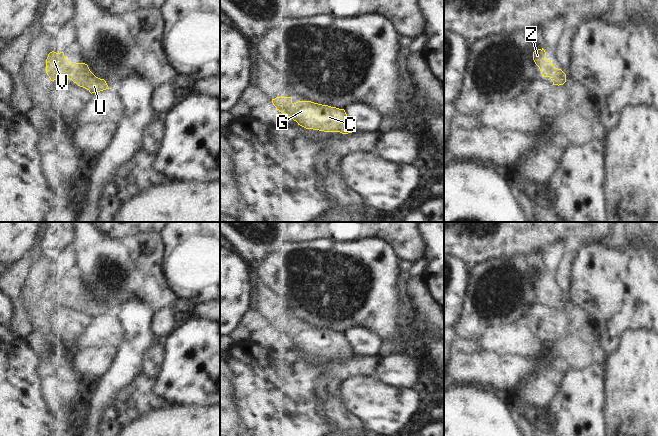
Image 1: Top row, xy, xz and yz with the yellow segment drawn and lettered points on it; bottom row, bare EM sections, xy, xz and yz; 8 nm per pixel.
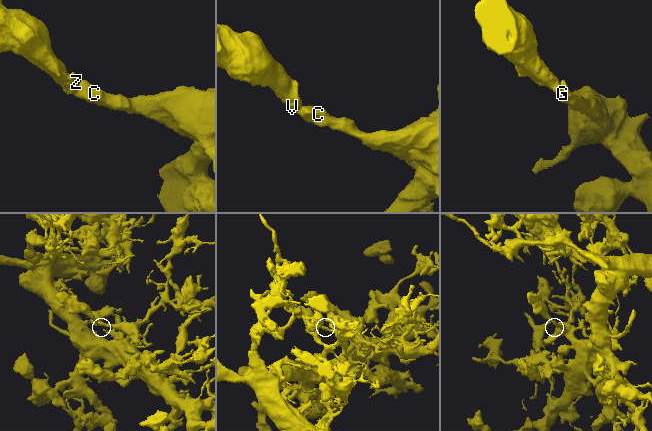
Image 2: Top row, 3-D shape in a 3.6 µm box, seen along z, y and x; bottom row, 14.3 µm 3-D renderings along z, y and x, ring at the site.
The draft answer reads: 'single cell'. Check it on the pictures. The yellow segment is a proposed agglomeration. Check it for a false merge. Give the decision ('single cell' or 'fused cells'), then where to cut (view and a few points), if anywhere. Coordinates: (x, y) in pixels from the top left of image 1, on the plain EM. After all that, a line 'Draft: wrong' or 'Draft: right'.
single cell; cut none
Draft: right

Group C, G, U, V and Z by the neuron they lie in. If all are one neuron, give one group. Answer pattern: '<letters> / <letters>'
C G U V Z

